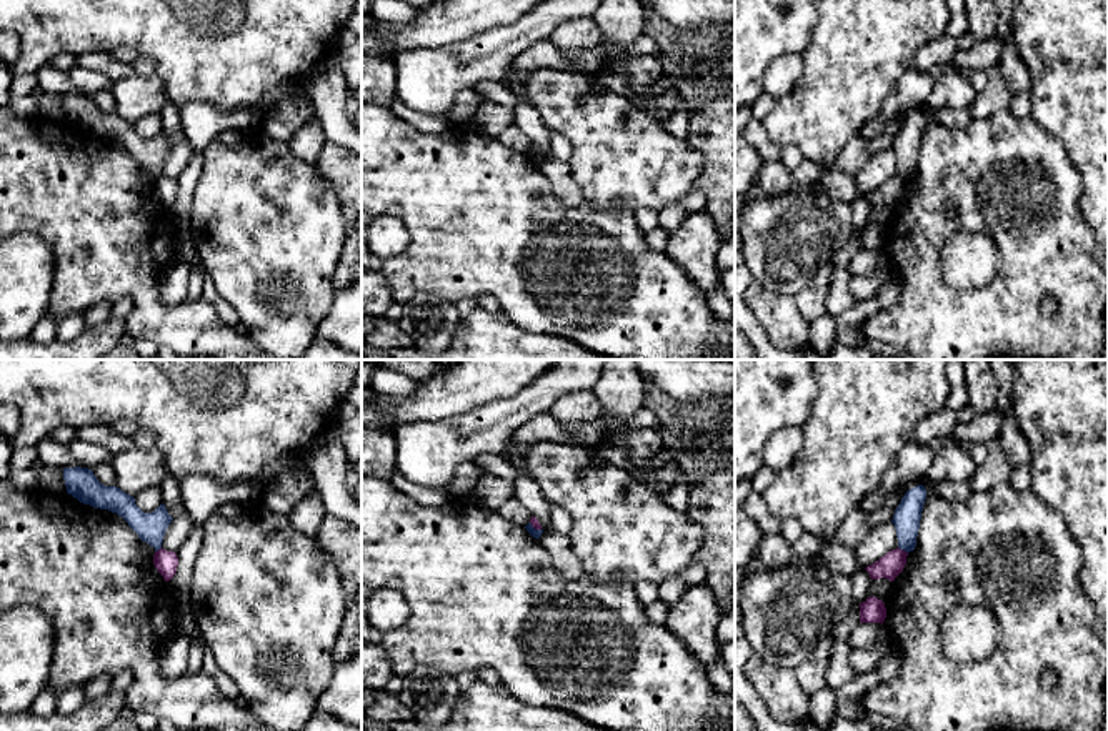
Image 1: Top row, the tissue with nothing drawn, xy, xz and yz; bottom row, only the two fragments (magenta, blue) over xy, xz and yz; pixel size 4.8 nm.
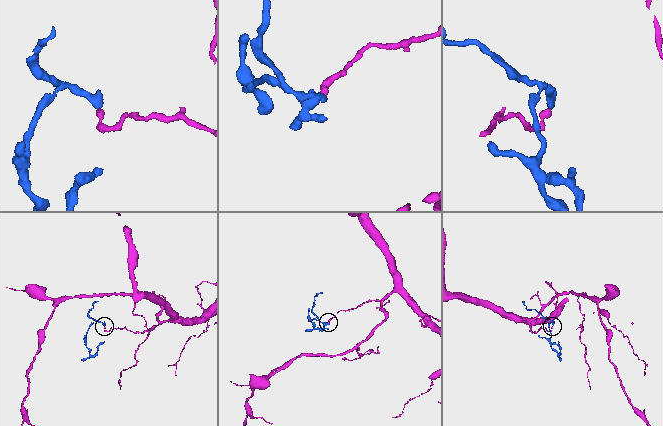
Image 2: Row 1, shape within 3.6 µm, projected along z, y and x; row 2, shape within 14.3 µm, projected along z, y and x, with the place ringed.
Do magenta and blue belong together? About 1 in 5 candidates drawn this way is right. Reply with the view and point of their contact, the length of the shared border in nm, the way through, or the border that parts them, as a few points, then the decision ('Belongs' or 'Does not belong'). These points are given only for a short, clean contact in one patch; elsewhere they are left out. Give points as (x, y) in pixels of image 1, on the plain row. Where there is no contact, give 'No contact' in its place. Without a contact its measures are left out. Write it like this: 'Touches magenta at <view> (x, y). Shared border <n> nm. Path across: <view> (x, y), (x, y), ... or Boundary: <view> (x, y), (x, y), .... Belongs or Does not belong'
Touches magenta at yz (902, 177). Shared border 60 nm. Boundary: yz (898, 174), (907, 180). Does not belong

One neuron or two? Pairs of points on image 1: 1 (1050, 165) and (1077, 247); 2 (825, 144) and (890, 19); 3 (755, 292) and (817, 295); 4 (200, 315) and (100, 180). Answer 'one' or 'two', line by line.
1: one
2: one
3: one
4: one

